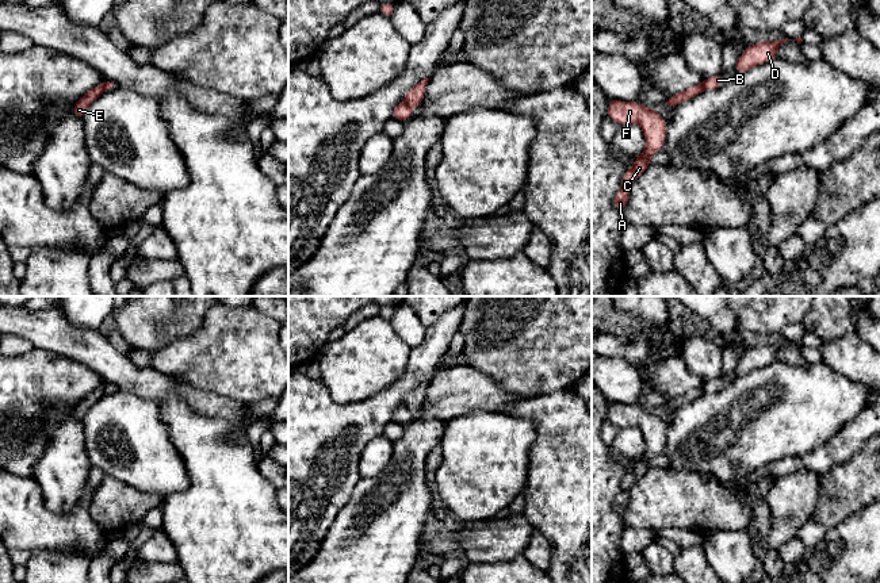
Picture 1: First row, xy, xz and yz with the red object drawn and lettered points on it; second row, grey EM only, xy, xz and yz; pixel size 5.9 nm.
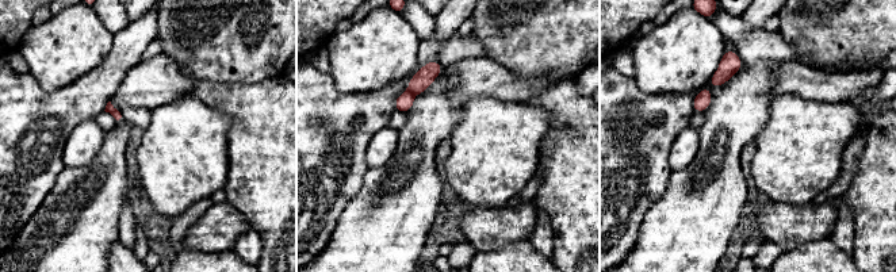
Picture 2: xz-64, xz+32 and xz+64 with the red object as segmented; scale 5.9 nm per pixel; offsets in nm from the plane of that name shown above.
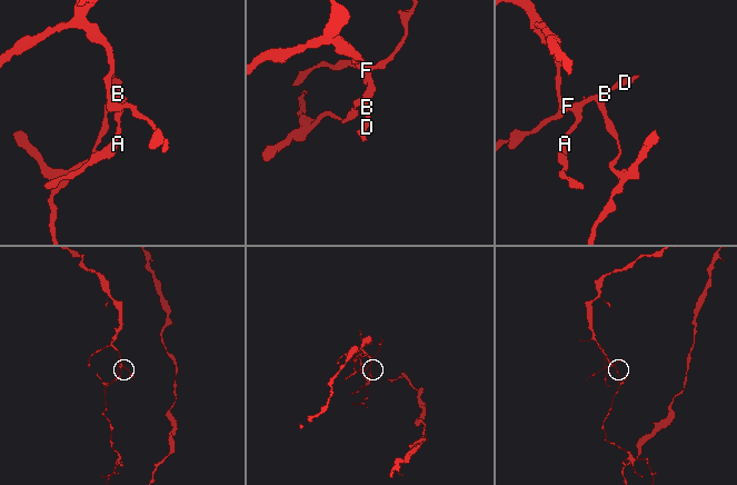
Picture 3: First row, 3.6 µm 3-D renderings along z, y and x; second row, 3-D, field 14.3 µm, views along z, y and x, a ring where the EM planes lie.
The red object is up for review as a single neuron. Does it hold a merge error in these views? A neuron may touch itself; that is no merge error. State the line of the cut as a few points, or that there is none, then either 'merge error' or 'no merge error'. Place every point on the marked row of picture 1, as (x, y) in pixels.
cut xy (106, 81), (103, 89); merge error

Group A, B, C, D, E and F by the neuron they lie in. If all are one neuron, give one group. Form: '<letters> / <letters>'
A C F / B D E

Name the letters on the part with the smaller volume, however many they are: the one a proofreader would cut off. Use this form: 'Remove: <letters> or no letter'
Remove: B, D, E

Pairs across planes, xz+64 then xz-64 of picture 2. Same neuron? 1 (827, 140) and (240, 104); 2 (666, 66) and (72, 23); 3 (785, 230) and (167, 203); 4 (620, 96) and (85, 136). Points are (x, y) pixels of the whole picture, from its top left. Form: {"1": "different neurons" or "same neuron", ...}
{"1": "different neurons", "2": "same neuron", "3": "different neurons", "4": "different neurons"}

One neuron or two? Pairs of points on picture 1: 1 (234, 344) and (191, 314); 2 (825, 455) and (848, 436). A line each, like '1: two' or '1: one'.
1: two
2: one

